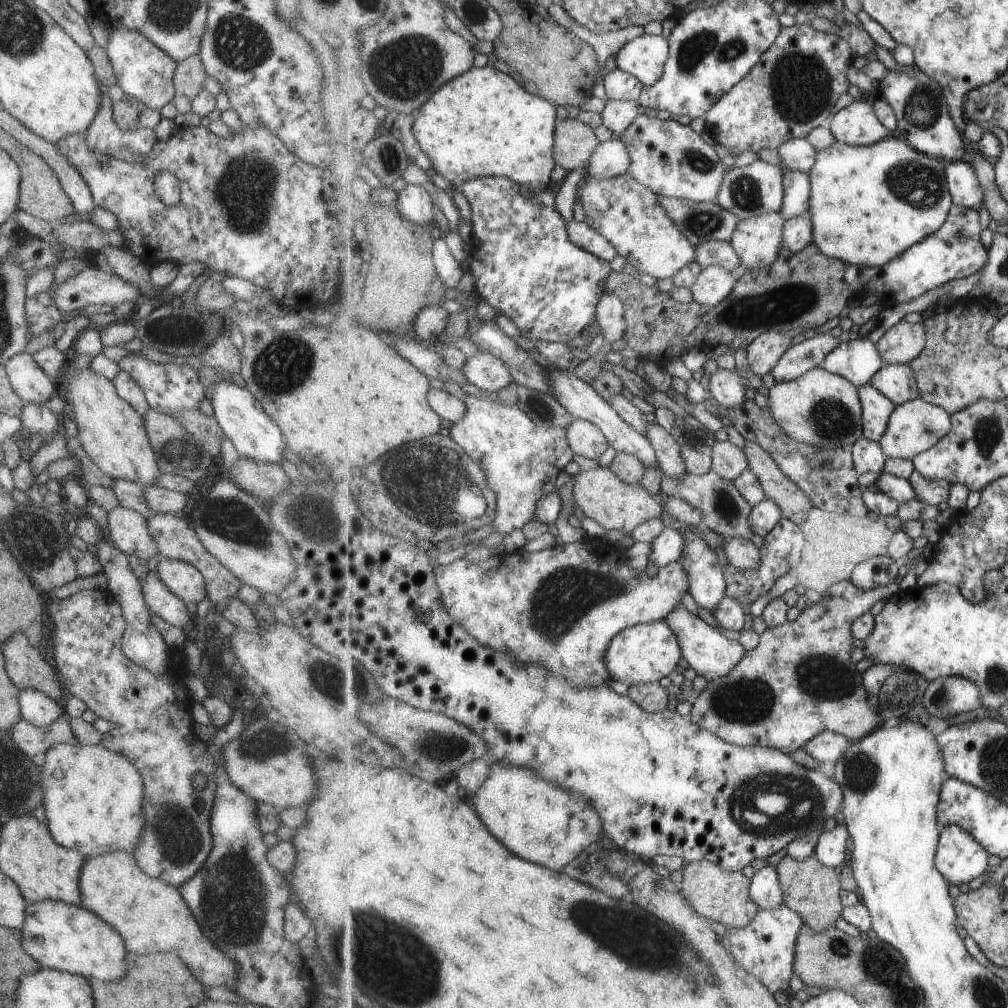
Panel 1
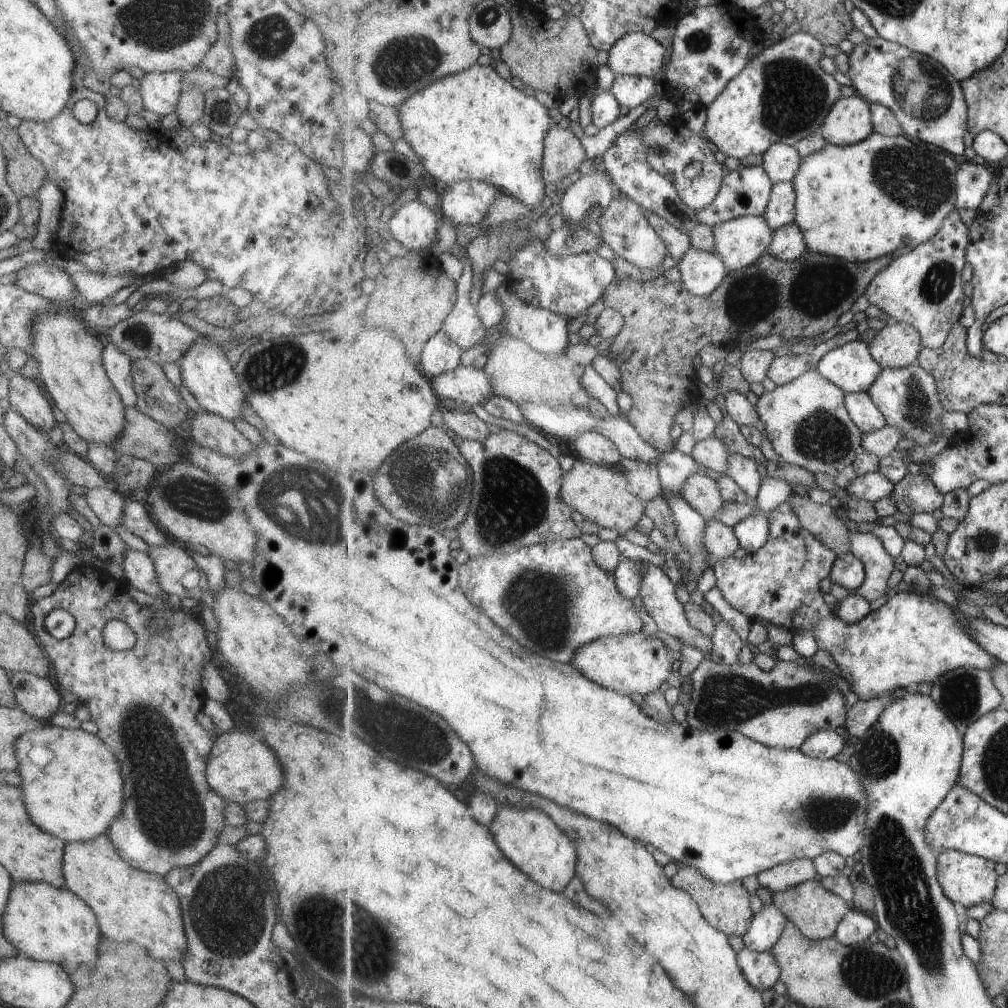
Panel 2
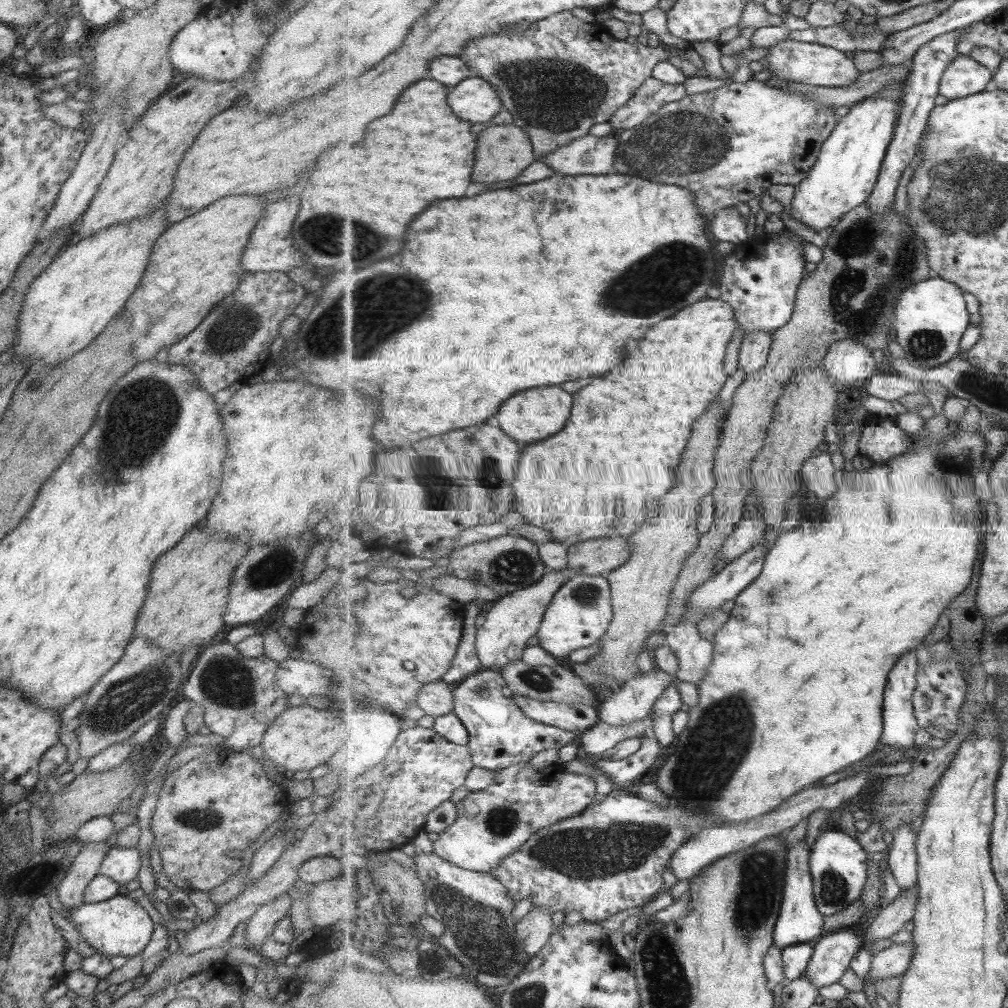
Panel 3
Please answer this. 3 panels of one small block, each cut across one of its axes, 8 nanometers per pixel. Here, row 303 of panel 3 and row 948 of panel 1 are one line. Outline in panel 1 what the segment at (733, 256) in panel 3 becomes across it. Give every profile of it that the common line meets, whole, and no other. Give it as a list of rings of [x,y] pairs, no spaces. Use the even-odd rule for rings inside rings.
[[[781,904],[775,910],[760,910],[747,924],[747,928],[728,927],[729,936],[723,938],[727,950],[737,958],[749,974],[755,974],[767,986],[767,990],[789,993],[789,984],[795,972],[796,944],[801,928],[806,924],[801,914],[791,910],[788,904]]]

